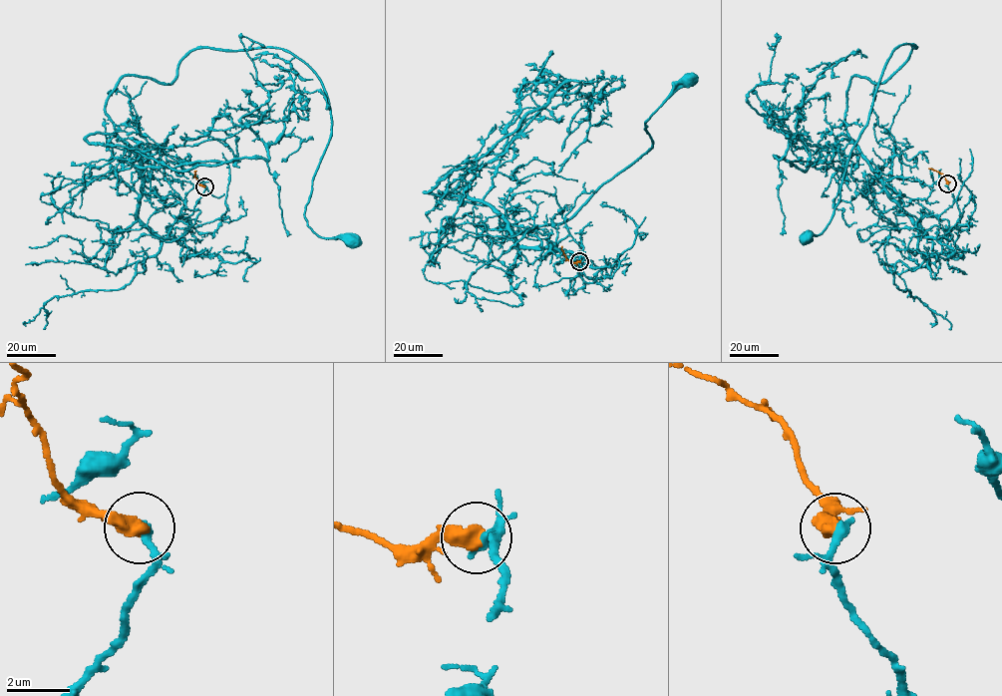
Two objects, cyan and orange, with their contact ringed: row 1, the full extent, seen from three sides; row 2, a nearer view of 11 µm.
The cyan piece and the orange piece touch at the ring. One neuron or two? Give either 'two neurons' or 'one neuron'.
two neurons

